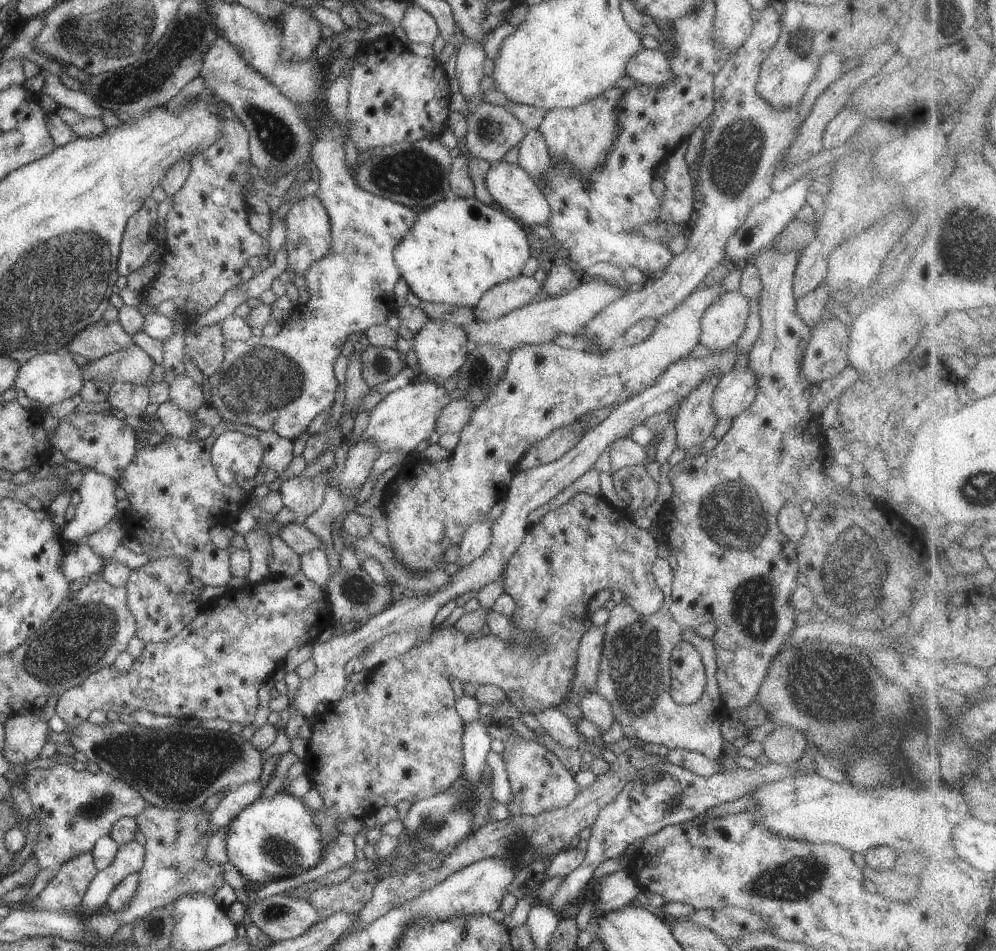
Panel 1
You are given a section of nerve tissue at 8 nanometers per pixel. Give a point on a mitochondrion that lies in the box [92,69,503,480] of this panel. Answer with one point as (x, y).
(259, 383)

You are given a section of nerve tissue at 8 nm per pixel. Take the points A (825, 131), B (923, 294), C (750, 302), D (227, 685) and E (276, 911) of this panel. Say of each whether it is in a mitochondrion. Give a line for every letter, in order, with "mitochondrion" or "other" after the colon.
A: other
B: other
C: other
D: other
E: mitochondrion

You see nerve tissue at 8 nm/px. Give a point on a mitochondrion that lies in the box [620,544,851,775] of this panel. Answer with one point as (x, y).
(752, 608)

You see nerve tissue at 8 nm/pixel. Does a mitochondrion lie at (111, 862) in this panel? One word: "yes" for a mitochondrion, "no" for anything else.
no

